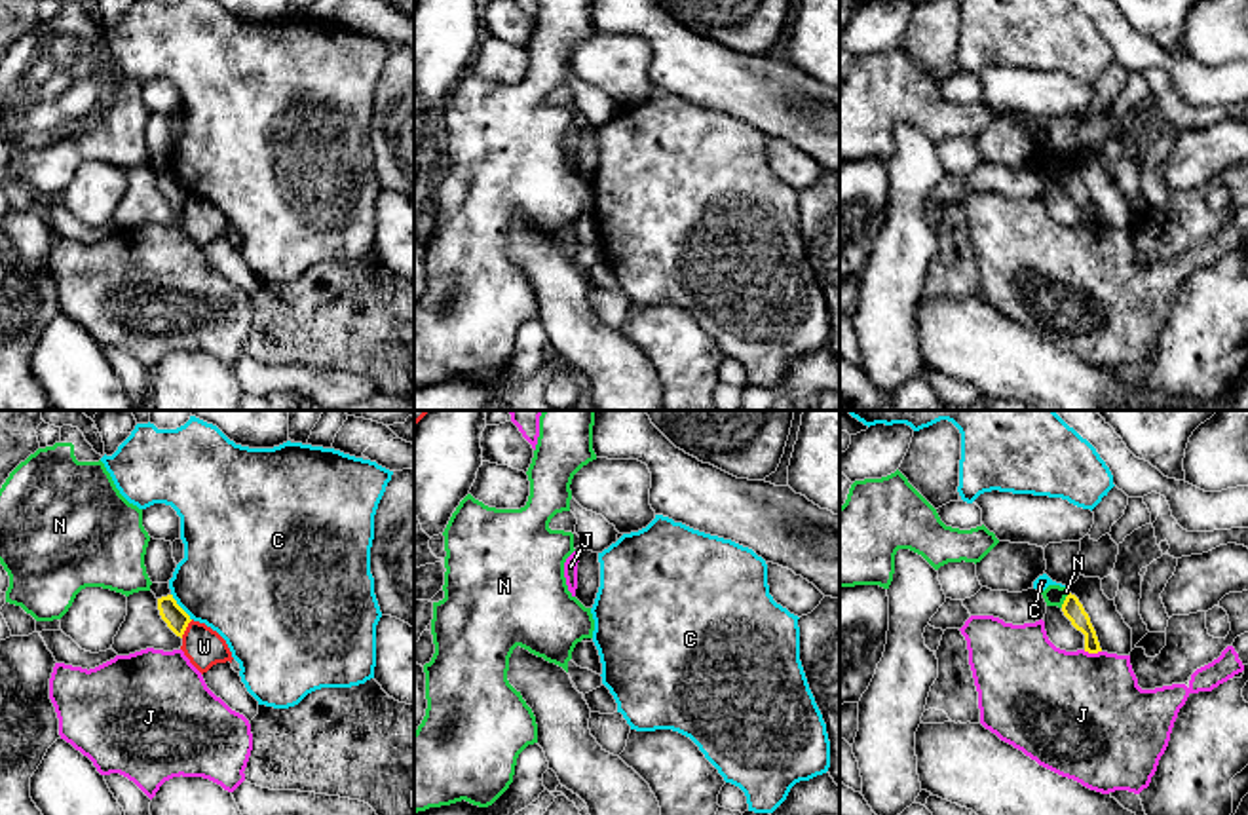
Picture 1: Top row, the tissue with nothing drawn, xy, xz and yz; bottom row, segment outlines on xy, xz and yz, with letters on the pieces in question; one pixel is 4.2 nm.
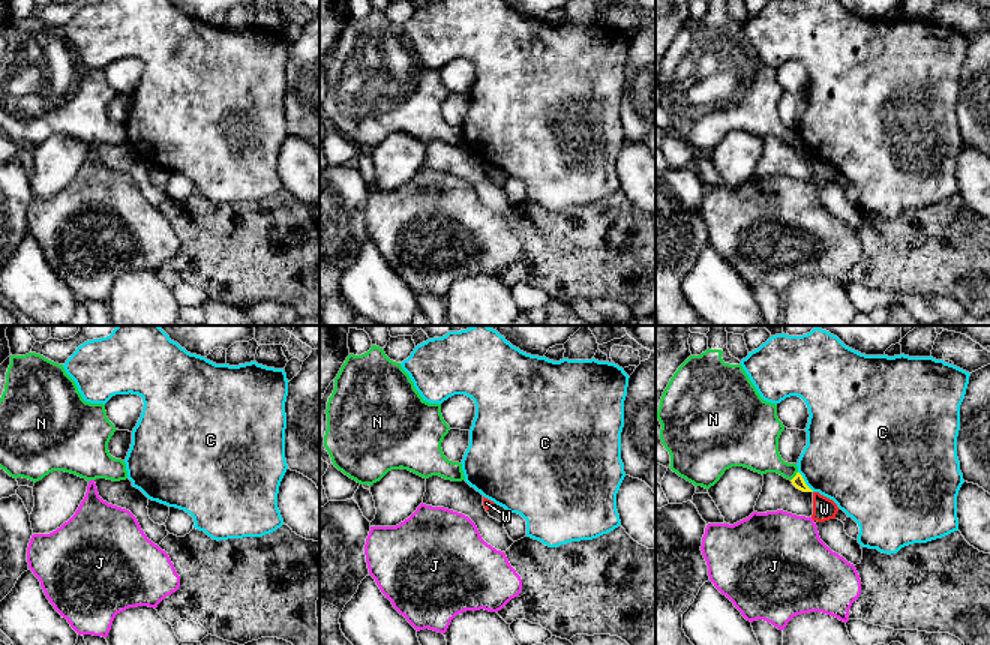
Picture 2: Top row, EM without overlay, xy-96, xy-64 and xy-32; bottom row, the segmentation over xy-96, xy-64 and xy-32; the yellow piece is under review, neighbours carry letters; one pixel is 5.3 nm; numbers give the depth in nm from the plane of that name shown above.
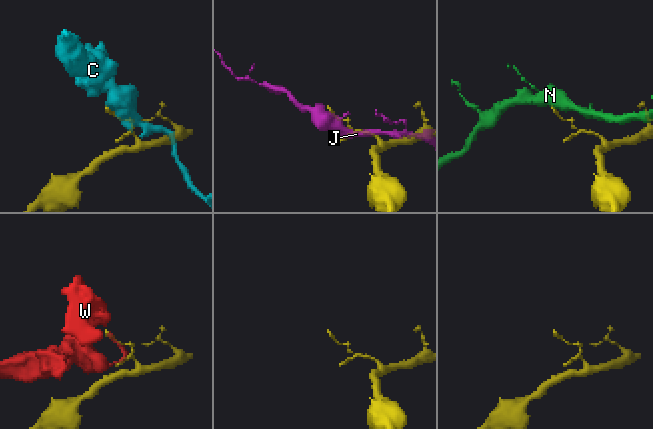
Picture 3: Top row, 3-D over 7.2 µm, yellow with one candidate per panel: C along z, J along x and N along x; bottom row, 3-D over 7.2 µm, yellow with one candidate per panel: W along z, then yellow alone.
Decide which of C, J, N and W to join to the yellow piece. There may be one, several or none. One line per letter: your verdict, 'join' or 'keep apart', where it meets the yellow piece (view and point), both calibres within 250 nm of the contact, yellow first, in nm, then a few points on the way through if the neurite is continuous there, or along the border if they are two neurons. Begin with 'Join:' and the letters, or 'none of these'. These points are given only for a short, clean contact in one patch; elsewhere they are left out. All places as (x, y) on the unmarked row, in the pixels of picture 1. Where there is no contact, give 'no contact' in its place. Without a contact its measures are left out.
Join: none of these
C: keep apart | xy (179, 181) | 100/440 nm
J: keep apart | yz (1093, 227) | 90/480 nm
N: keep apart | yz (1064, 175) | 90/90 nm | along yz (1070, 168), (1060, 181)
W: keep apart | xy (185, 204) | 100/160 nm

